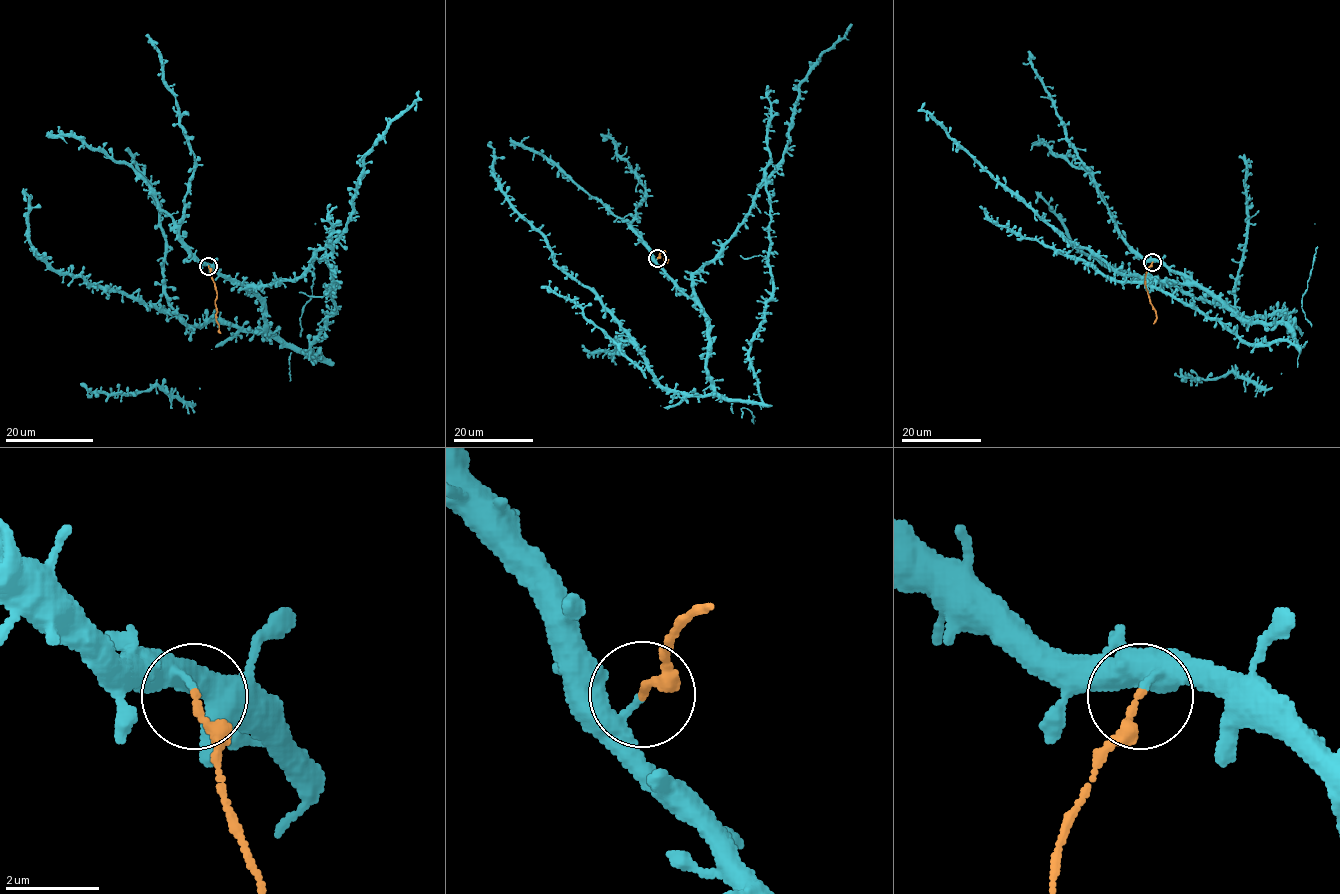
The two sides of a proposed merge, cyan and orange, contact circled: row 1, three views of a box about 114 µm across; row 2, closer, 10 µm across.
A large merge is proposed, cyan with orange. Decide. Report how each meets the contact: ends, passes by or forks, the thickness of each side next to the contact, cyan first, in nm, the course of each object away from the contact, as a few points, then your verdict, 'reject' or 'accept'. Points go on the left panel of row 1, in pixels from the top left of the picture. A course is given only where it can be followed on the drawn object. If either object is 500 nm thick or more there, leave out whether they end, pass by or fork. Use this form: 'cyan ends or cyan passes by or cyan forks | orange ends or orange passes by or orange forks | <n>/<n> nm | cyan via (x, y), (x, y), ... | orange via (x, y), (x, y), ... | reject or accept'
cyan ends | orange ends | 200/180 nm | cyan via (208, 265), (262, 301), (262, 331), (322, 356), (309, 355), (309, 348), (334, 311), (330, 205) | orange via (208, 266), (215, 289), (220, 333) | reject

